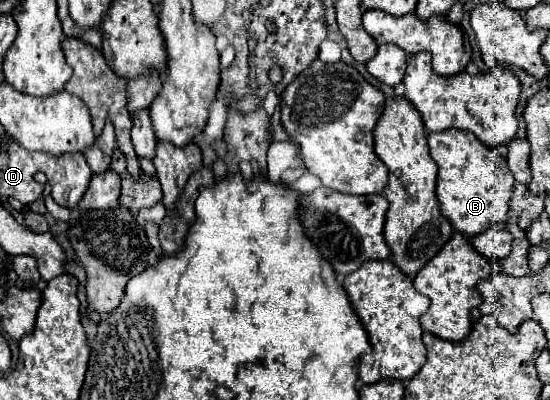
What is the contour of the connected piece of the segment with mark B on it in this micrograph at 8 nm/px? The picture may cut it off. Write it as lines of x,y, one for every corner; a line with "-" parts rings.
446,129
442,133
430,133
428,135
428,145
430,145
430,155
438,165
438,181
436,181
436,197
440,203
442,215
452,223
452,227
466,235
474,249
488,259
506,259
512,251
512,235
508,229
500,229
506,225
508,219
508,209
510,209
510,197
514,193
514,179
510,175
510,169
506,165
506,159
480,139
476,139
470,131
460,131
460,129

